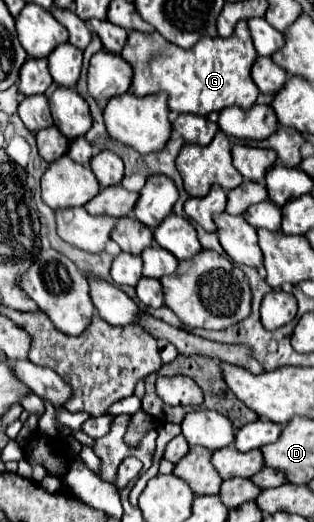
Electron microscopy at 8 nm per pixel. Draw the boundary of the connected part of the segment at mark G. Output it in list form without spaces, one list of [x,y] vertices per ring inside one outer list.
[[[238,21],[232,37],[204,37],[192,49],[178,49],[170,45],[160,33],[130,31],[128,41],[120,53],[134,69],[132,93],[138,97],[158,91],[168,93],[168,107],[172,113],[208,115],[230,105],[250,109],[258,97],[258,87],[250,77],[252,63],[256,61],[256,49],[252,45],[246,21]]]

